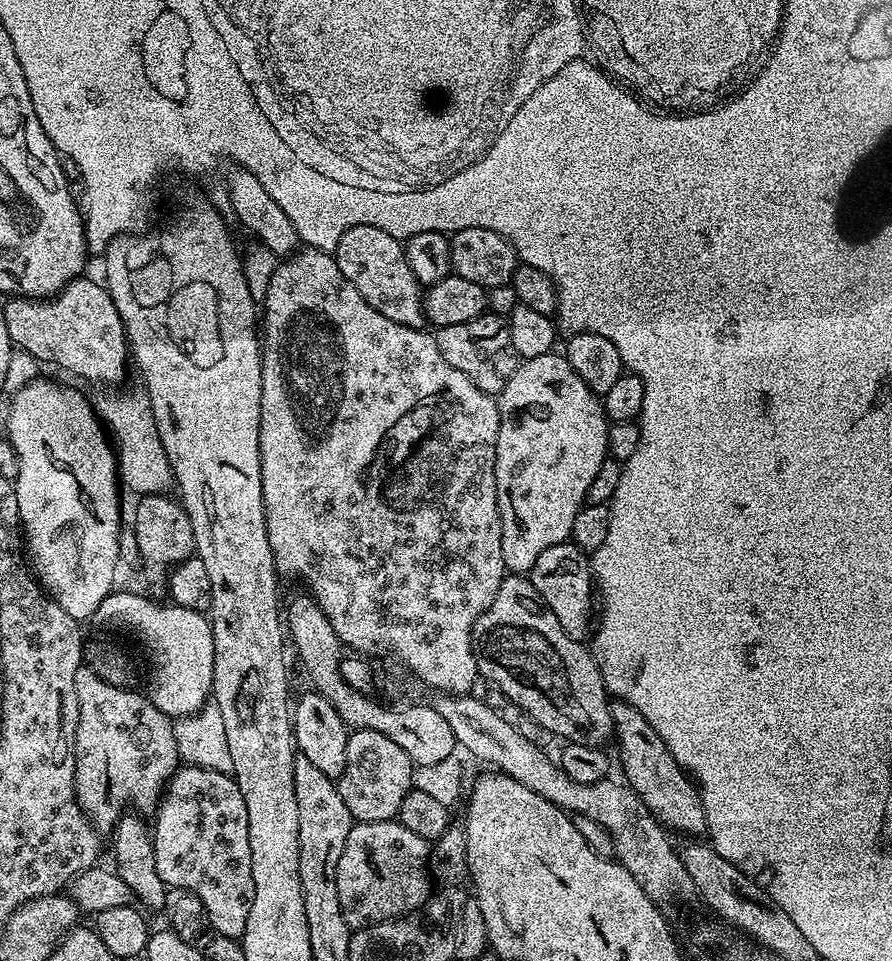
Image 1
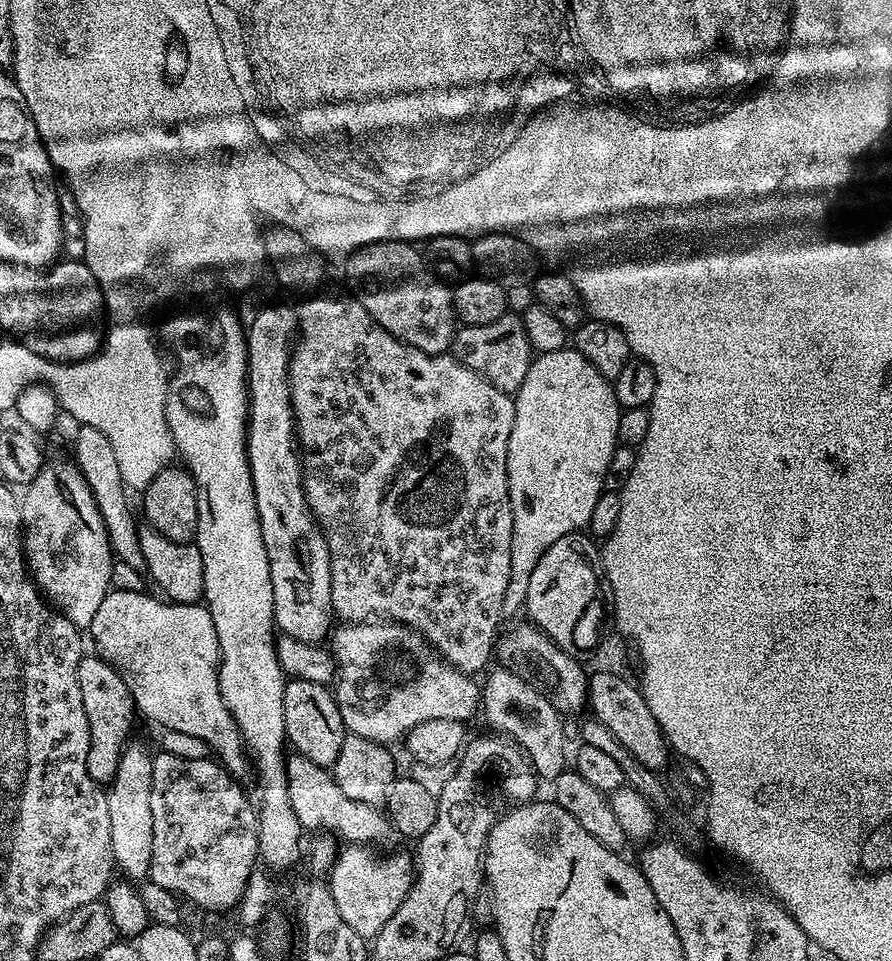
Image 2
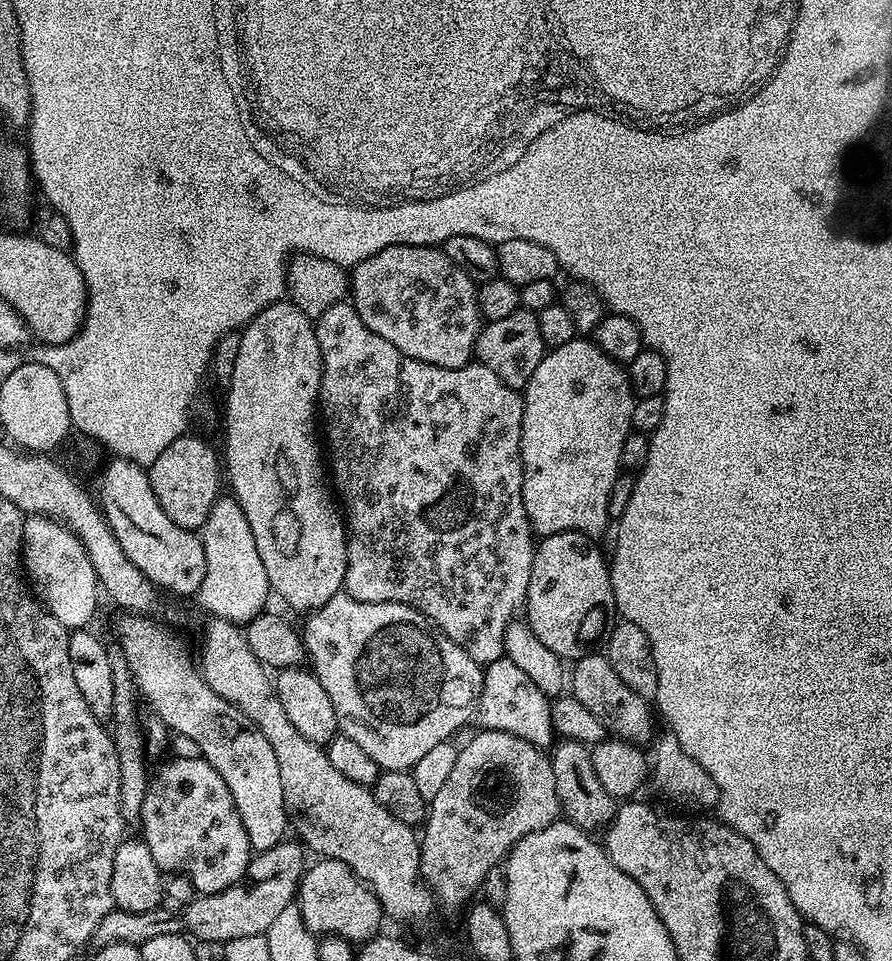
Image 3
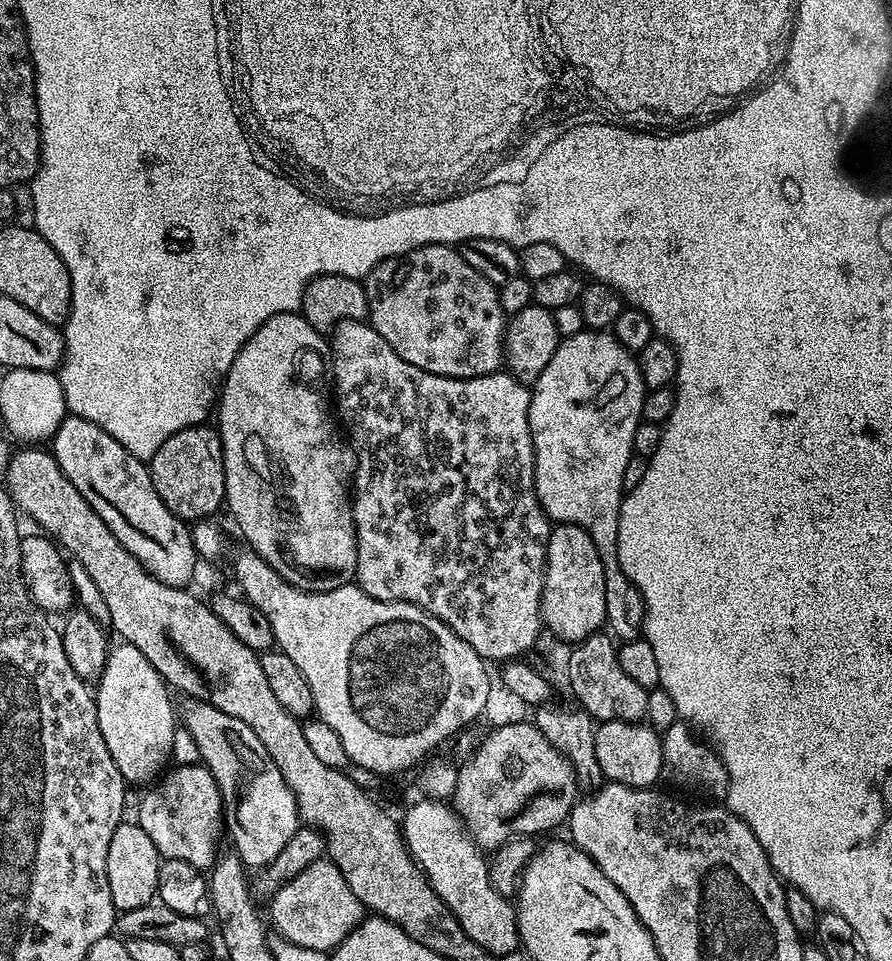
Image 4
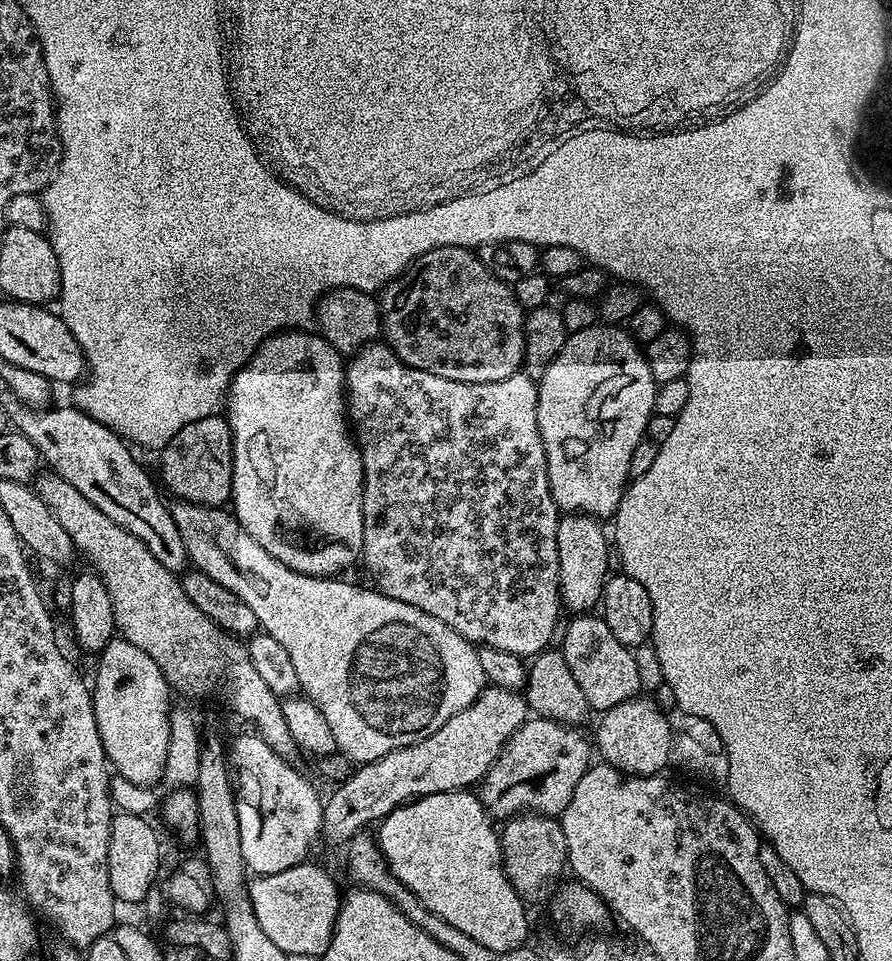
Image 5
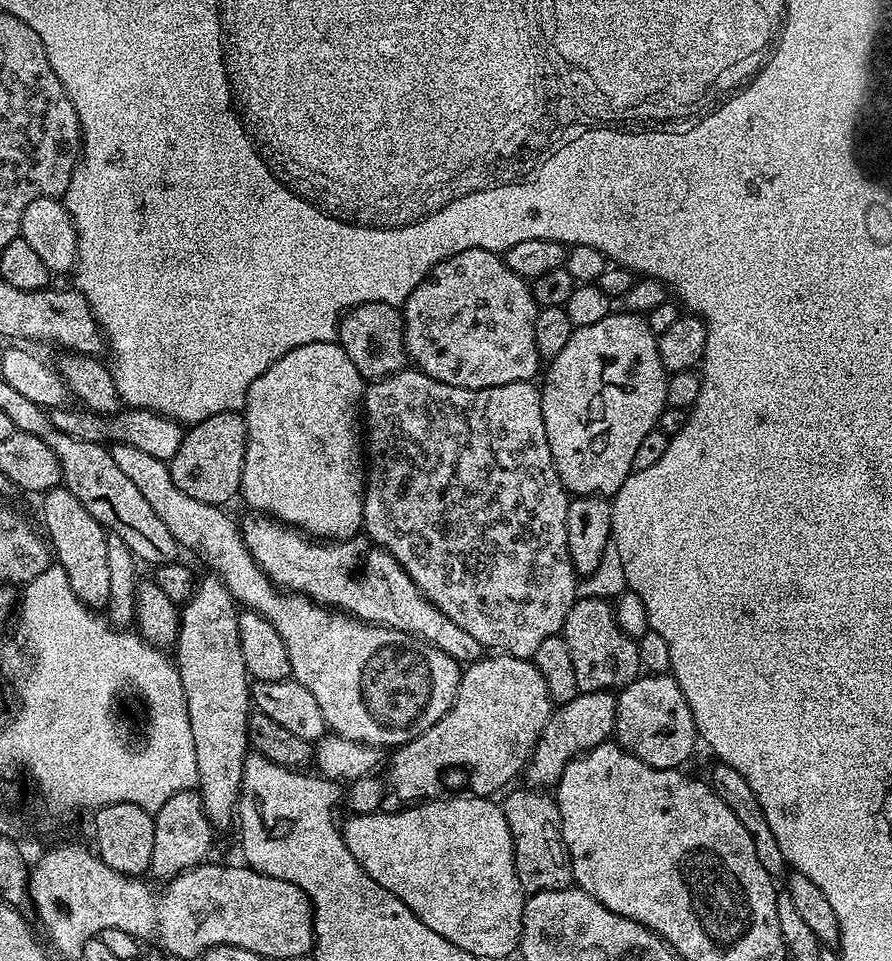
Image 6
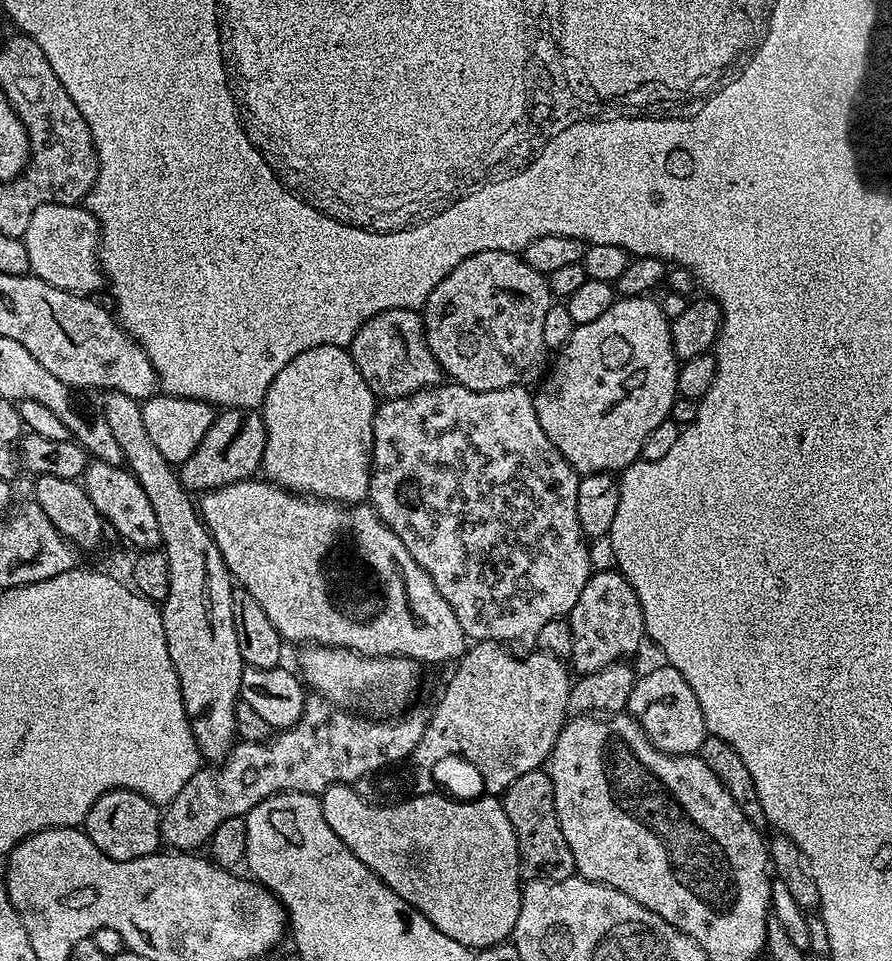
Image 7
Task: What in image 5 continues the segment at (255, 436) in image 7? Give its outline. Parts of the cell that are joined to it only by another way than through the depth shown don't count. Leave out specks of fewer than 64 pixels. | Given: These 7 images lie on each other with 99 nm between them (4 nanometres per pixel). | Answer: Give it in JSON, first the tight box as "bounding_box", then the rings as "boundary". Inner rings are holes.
{"bounding_box":[159,414,232,508],"boundary":[[[217,414],[198,418],[190,426],[182,426],[159,453],[160,476],[164,484],[181,501],[218,508],[232,499],[232,431],[227,419]]]}

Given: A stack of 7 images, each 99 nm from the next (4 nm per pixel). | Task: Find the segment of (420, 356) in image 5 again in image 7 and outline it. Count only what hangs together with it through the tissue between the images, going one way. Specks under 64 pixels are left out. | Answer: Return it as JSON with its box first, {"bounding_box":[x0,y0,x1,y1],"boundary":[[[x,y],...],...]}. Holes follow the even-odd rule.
{"bounding_box":[422,250,553,392],"boundary":[[[486,250],[458,262],[458,266],[454,266],[454,270],[450,270],[434,290],[430,290],[422,309],[424,337],[430,346],[430,354],[434,354],[440,364],[441,373],[451,383],[479,392],[532,386],[545,375],[550,364],[550,349],[546,346],[542,329],[546,310],[550,310],[553,303],[547,276],[527,264],[523,255]]]}

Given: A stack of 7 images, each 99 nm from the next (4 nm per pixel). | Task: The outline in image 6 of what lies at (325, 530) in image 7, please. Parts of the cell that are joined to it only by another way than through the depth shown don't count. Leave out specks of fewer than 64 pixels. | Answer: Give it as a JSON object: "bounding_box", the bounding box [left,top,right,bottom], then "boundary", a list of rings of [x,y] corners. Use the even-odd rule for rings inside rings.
{"bounding_box":[239,514,482,666],"boundary":[[[248,514],[243,521],[239,521],[240,537],[244,539],[246,550],[254,558],[254,562],[267,575],[268,579],[276,585],[277,589],[287,590],[292,594],[299,594],[314,600],[325,608],[339,610],[365,624],[381,624],[383,628],[393,628],[407,632],[409,636],[415,636],[432,644],[438,650],[450,654],[457,664],[467,666],[481,659],[482,645],[478,638],[473,638],[462,630],[462,626],[454,626],[438,606],[434,606],[414,586],[414,582],[400,563],[391,556],[385,548],[375,547],[367,535],[357,534],[350,540],[337,540],[335,542],[310,542],[305,533],[289,528],[281,524],[279,520],[263,514]]]}

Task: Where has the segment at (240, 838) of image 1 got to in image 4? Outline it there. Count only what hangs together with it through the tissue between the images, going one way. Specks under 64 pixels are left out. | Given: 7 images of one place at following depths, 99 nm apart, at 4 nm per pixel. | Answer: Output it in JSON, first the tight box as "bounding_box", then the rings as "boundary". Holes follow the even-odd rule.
{"bounding_box":[138,763,224,870],"boundary":[[[203,763],[181,764],[172,769],[173,772],[165,771],[141,798],[138,823],[142,830],[146,830],[146,834],[150,834],[150,842],[154,842],[164,860],[181,860],[201,870],[211,869],[218,855],[216,847],[220,844],[220,828],[222,832],[224,814],[224,799],[220,797],[220,787],[216,785],[212,771]]]}

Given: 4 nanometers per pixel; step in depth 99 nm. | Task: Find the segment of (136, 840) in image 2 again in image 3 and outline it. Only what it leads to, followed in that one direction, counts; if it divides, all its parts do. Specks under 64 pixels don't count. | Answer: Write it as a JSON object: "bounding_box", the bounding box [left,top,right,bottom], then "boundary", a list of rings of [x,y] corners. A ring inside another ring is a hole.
{"bounding_box":[106,640,150,822],"boundary":[[[112,640],[107,643],[106,658],[109,659],[111,677],[114,681],[114,702],[112,703],[111,723],[116,723],[114,739],[118,754],[118,770],[120,771],[120,809],[125,822],[136,822],[140,819],[140,811],[144,805],[144,791],[148,789],[150,767],[144,761],[146,744],[142,739],[142,728],[136,725],[136,700],[138,693],[132,682],[129,662],[122,651],[119,641]]]}

